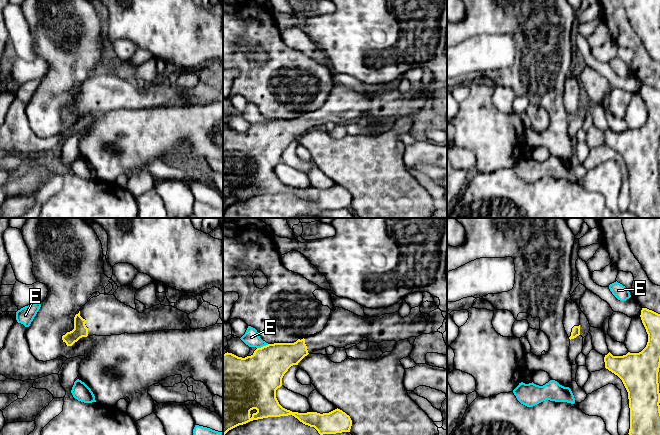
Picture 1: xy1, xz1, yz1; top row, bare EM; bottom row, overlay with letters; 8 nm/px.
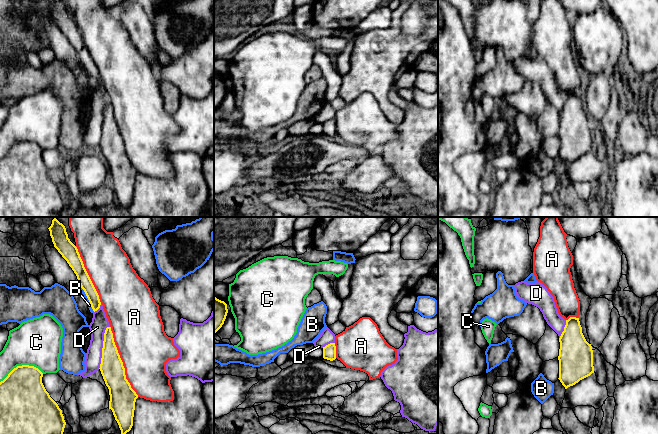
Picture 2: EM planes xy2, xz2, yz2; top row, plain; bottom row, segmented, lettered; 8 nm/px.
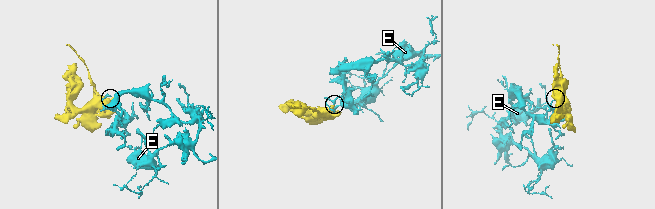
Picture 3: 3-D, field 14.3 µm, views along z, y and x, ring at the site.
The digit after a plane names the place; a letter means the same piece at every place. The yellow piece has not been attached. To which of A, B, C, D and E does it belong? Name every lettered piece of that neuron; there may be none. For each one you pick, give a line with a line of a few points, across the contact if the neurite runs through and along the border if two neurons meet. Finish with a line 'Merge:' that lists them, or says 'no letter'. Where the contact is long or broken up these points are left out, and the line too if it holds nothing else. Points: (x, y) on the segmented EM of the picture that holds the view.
Merge: no letter

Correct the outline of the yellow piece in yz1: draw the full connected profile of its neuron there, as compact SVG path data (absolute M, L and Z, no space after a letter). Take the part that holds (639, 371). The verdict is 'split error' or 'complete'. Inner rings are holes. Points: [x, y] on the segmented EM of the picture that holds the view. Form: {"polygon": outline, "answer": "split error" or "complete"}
{"polygon": "M642 308L641 320L648 334L646 347L639 353L605 355L605 368L623 382L629 399L629 435L660 435L660 314Z", "answer": "complete"}

